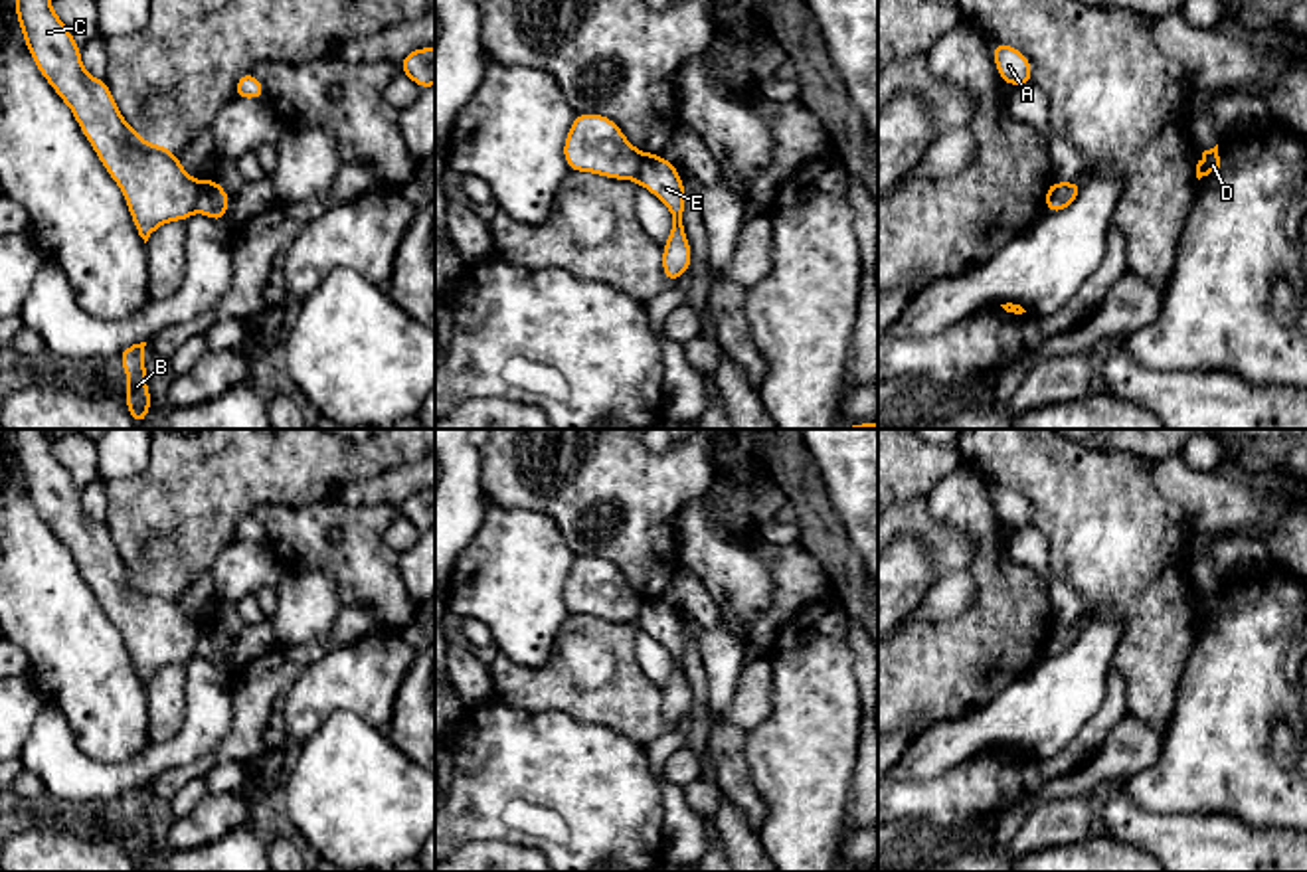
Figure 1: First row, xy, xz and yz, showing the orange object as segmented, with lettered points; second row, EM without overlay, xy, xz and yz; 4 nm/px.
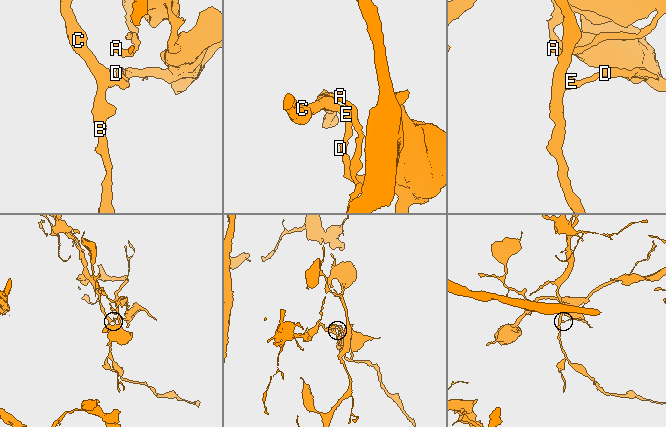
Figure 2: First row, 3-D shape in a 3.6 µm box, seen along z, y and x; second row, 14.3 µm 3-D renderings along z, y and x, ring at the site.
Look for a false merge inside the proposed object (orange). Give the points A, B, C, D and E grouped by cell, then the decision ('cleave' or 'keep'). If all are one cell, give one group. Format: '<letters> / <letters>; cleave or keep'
A D E / B C; cleave

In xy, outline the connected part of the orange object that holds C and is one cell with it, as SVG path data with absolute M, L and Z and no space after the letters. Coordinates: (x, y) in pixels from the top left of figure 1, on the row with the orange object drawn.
M16 0L16 20L40 73L71 109L121 188L144 243L162 223L186 221L196 212L200 182L184 170L178 154L146 142L125 121L107 81L85 71L81 47L53 12L51 0Z

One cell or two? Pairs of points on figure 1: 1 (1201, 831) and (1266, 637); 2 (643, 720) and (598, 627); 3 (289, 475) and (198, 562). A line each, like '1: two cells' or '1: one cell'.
1: two cells
2: one cell
3: one cell

